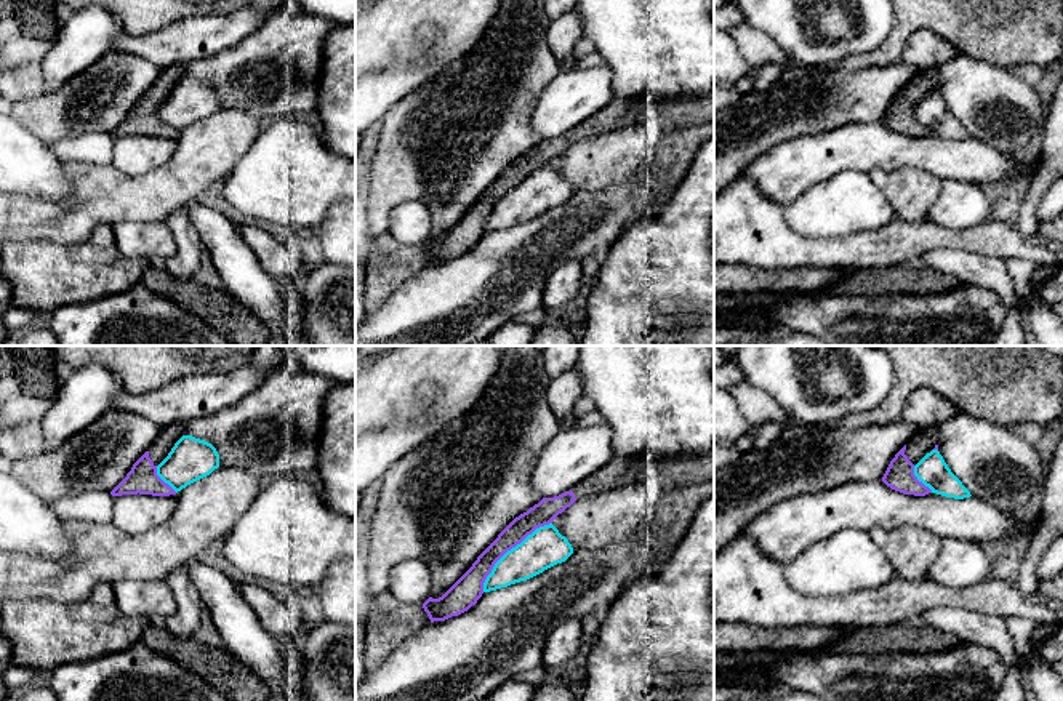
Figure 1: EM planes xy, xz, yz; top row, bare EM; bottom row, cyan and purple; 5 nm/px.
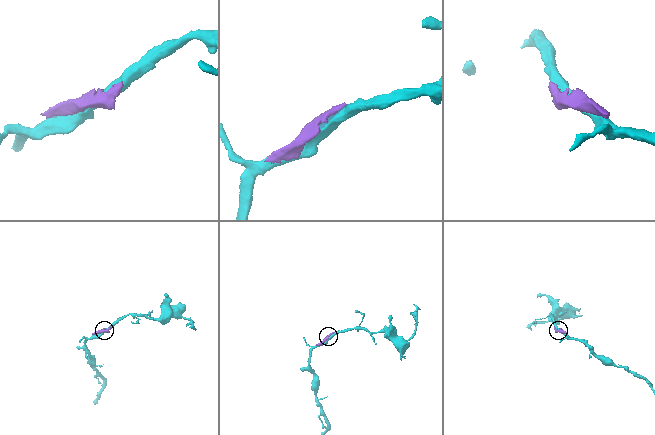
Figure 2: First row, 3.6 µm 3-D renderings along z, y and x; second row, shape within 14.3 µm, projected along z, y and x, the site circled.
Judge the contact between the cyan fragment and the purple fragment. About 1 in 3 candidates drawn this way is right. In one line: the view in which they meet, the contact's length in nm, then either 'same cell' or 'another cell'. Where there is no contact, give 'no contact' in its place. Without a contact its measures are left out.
xz | 500 nm | another cell

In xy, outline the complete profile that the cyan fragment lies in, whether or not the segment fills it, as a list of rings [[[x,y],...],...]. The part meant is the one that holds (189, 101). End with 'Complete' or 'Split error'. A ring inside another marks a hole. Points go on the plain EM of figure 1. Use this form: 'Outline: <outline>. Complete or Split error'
Outline: [[[183,77],[157,107],[157,117],[176,134],[219,109],[216,90],[192,77]]]. Complete

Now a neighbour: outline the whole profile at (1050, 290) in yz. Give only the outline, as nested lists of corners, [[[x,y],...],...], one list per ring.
[[[1063,267],[1050,275],[1047,280],[1042,280],[1036,288],[1034,293],[1047,304],[1063,302]]]

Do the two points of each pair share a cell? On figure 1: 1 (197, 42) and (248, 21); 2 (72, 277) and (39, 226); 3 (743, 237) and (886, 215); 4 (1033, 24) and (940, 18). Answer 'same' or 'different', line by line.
1: same
2: different
3: different
4: same

